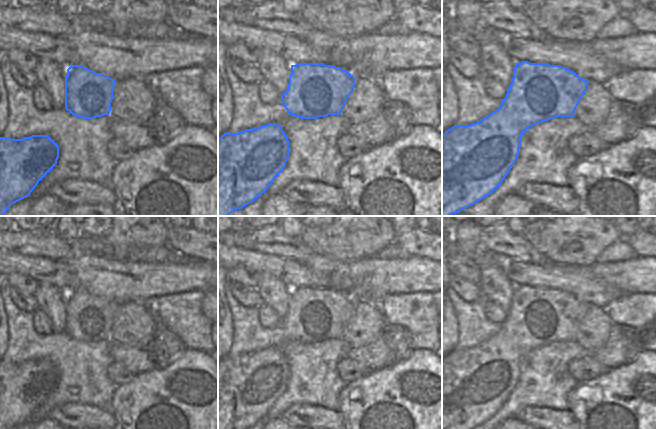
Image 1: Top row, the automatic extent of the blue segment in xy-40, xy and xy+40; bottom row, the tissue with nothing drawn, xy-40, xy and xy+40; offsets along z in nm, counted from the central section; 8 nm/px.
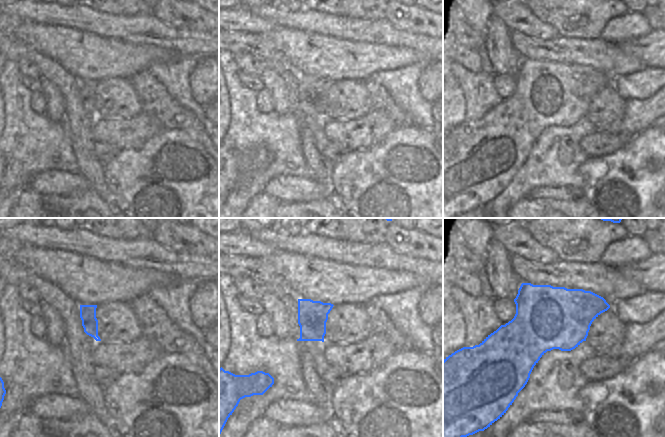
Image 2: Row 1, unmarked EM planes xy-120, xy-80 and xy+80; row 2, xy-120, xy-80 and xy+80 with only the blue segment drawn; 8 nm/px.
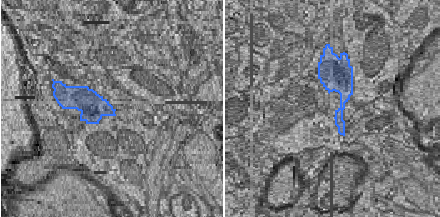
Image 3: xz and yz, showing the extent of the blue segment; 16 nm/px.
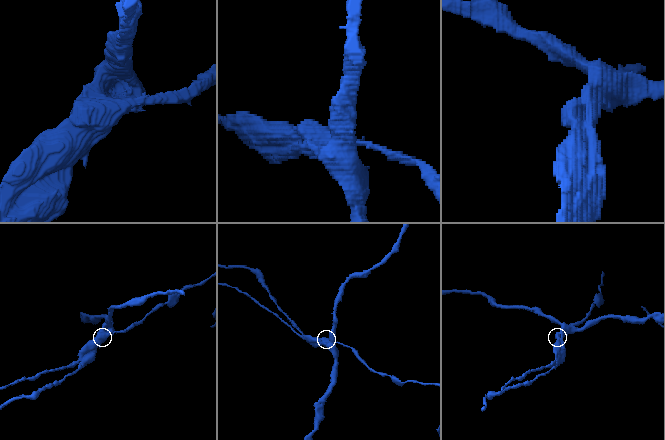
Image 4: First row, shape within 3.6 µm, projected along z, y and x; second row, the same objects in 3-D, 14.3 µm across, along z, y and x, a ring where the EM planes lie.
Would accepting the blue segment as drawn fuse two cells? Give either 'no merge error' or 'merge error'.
merge error

